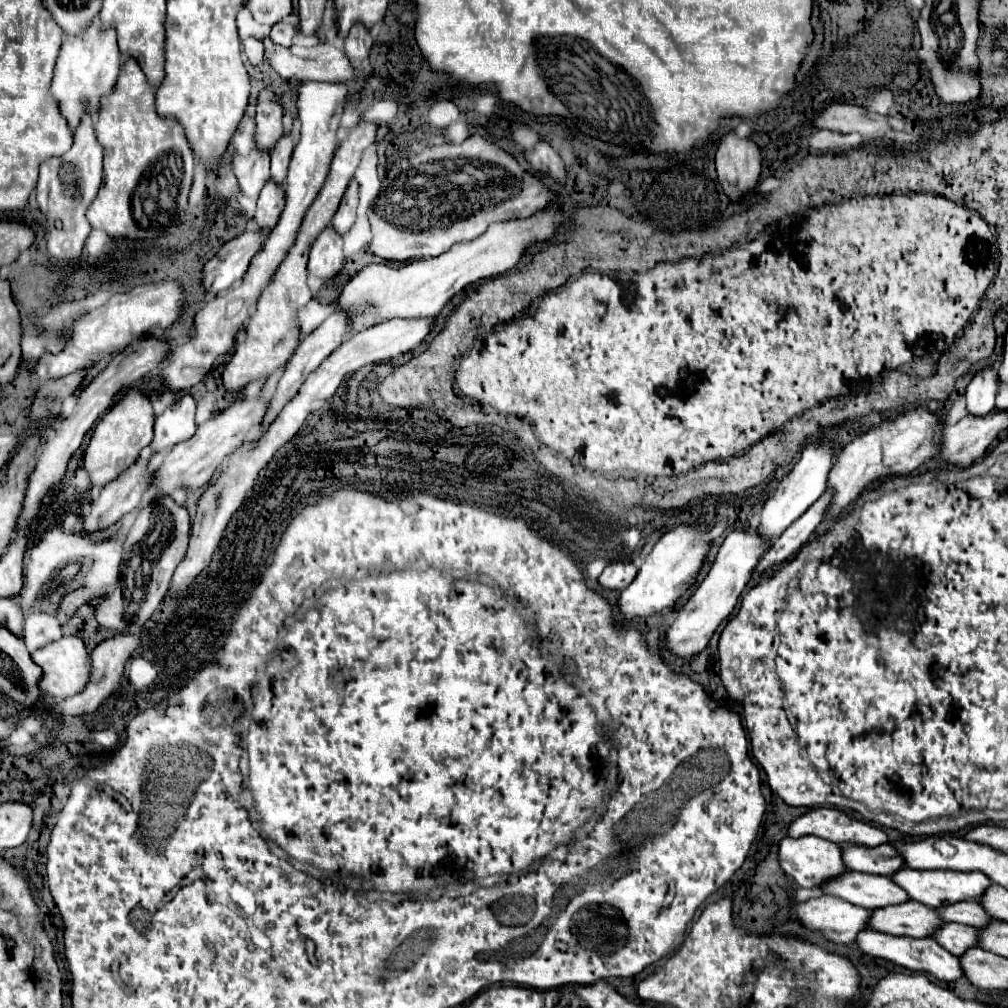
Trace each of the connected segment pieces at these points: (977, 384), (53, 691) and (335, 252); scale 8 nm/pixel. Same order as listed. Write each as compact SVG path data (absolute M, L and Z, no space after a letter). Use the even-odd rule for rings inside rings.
M992 367L980 371L966 387L964 399L966 399L966 409L974 417L984 417L994 409L994 399L998 393L998 379L996 371Z
M62 637L54 643L48 643L42 649L36 649L32 653L34 663L38 663L44 669L44 679L42 679L42 689L48 697L52 699L66 699L76 693L80 693L88 681L90 681L90 653L80 637Z
M326 227L310 251L308 273L322 281L332 281L342 271L342 267L344 267L342 237L336 235L332 227Z

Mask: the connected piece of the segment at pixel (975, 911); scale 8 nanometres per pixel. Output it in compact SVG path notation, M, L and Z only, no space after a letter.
M968 899L968 901L958 901L952 905L942 905L938 909L934 909L942 921L956 921L956 923L966 923L966 925L974 925L980 927L982 923L990 921L990 915L986 915L982 911L982 907L978 907L978 901Z

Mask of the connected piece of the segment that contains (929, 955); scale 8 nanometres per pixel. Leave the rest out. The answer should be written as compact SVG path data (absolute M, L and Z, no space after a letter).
M872 929L860 931L856 935L854 941L856 949L860 949L862 953L870 955L870 957L880 957L886 961L892 961L900 967L906 967L910 971L924 971L924 973L932 973L936 979L940 981L956 981L962 977L962 967L958 963L958 957L950 955L944 947L938 947L938 943L934 943L934 939L930 937L922 937L922 939L914 939L914 937L894 937L888 933L878 933Z

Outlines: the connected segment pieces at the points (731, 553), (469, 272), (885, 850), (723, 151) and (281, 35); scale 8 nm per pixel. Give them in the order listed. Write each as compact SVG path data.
M754 529L734 531L724 539L708 575L698 585L694 595L678 611L676 621L666 629L664 641L672 655L676 655L680 659L692 659L706 649L716 627L734 611L740 593L744 591L746 583L750 581L750 575L768 545L770 545L768 541L758 539L758 533Z
M554 209L538 211L528 219L516 219L510 223L492 223L486 229L486 233L480 235L478 239L454 245L450 251L438 257L414 259L400 267L390 267L386 263L368 265L358 275L354 275L352 281L346 283L342 295L330 305L342 309L348 315L346 337L394 317L406 317L406 319L434 317L466 285L484 277L502 275L508 269L512 269L520 261L526 247L530 247L536 241L548 241L562 223L564 217Z
M842 843L842 861L850 871L862 871L872 875L890 875L902 867L902 857L898 859L898 853L890 843L878 845L878 847L864 847L856 843Z
M728 133L716 151L718 181L732 203L740 203L742 197L750 195L760 179L760 151L748 141Z
M280 21L280 23L276 23L276 25L270 29L270 35L268 35L268 37L270 37L274 43L282 45L282 47L290 47L294 33L296 33L296 25L294 25L294 23L284 23L284 21Z

